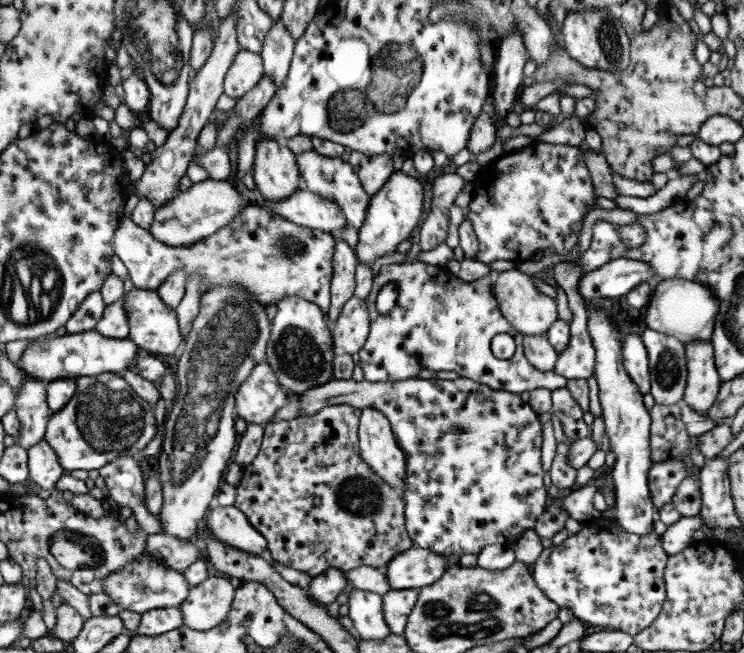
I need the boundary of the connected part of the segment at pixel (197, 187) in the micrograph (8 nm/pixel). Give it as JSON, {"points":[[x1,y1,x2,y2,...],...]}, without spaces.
{"points":[[205,179,193,183,187,190,179,192,166,205,156,208,148,231,154,240,168,247,186,247,227,224,238,212,239,192,228,180]]}

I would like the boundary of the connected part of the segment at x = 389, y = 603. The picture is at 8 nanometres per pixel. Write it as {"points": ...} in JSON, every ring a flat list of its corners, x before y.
{"points":[[415,588,402,591,389,589,382,594,383,620,391,633,402,634,407,615,415,606,416,596]]}

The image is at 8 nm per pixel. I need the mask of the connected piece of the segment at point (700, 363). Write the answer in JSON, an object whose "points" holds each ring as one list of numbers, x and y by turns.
{"points":[[709,340,685,343,684,356,686,384,682,400,693,412,703,415,711,408,722,383,715,369,712,345]]}

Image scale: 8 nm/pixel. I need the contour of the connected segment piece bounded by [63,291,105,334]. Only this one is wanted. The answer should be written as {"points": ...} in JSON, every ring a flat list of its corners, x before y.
{"points":[[99,291,90,292,67,319,67,323,63,326,65,334,79,334,95,328,101,318,104,305]]}

